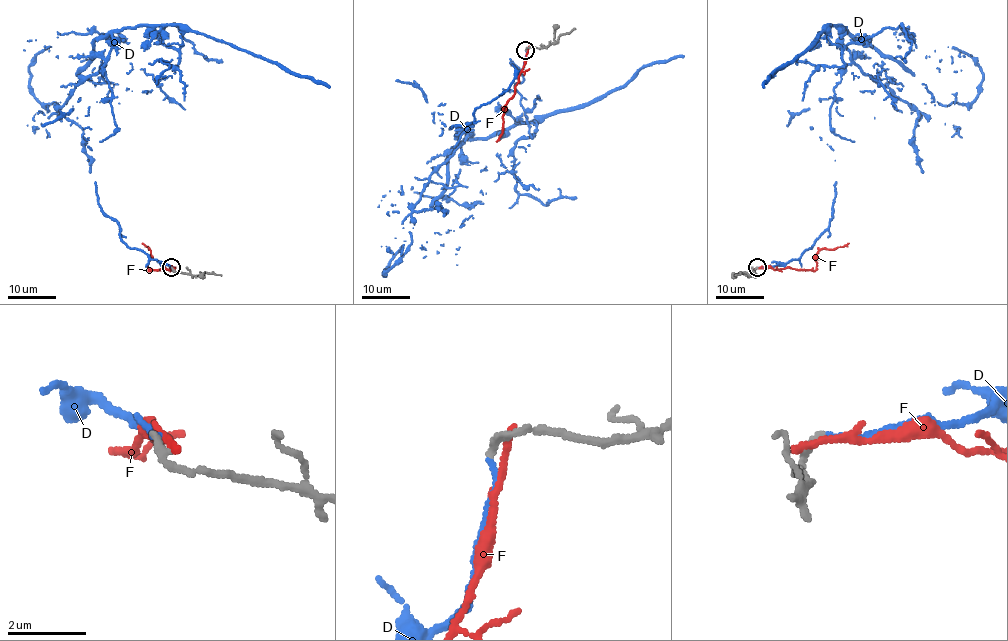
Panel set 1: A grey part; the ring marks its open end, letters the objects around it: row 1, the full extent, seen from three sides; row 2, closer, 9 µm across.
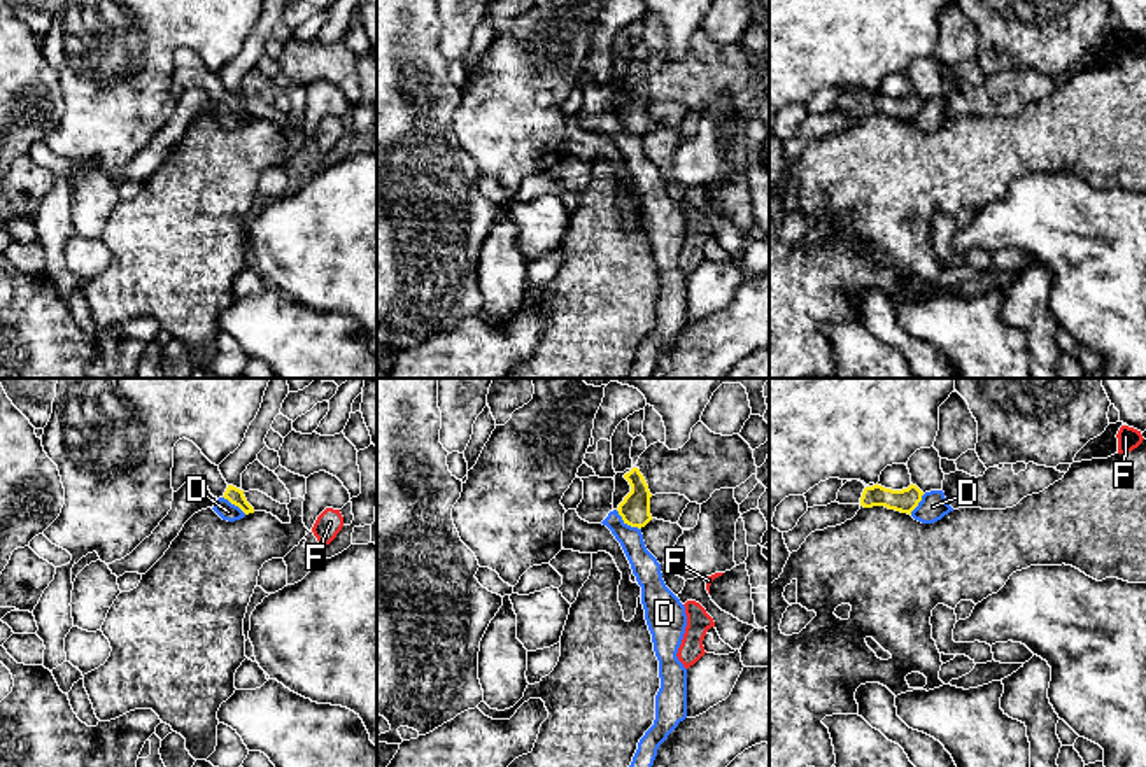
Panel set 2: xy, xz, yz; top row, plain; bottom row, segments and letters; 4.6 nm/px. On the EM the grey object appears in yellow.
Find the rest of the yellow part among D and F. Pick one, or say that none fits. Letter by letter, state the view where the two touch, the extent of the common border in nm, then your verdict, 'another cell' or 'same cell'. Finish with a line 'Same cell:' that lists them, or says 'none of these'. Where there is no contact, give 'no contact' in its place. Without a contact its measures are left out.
D: meets yellow in xz; contact 150 nm long; another cell
F: no contact; another cell
Same cell: none of these

